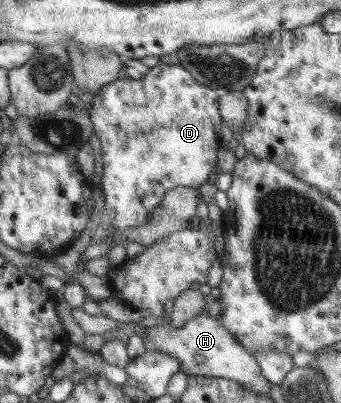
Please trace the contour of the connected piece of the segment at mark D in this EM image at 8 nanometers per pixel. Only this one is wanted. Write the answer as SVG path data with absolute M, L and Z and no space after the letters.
M158 63L141 80L131 78L119 78L105 85L99 92L93 94L93 104L88 111L90 121L93 123L94 132L101 143L101 156L103 160L102 190L105 200L106 218L118 229L124 232L128 227L142 226L149 223L149 215L159 206L163 196L169 191L178 187L191 187L198 189L208 181L211 172L216 170L218 162L217 132L219 125L224 122L218 111L219 94L208 86L198 83L181 65Z

